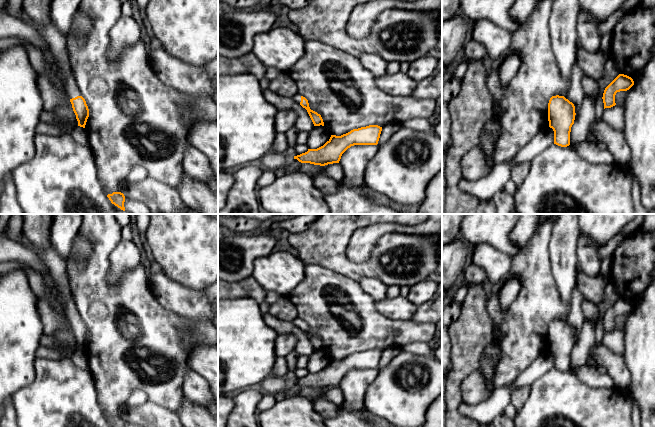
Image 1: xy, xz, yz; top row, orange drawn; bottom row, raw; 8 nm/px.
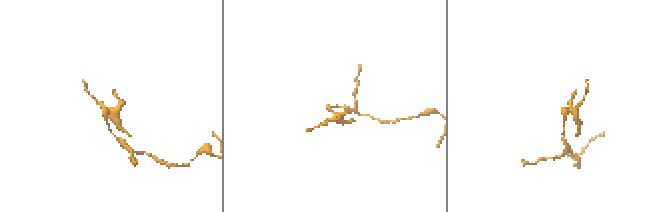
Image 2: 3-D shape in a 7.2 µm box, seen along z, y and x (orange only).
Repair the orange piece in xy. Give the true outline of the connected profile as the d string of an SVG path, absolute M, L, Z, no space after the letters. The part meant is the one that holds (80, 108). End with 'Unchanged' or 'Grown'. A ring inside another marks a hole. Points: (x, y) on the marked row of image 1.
M22 9L18 19L35 27L46 41L58 66L58 71L64 84L67 97L72 104L78 126L85 128L89 117L89 109L85 99L81 96L81 92L71 72L67 36L60 33L52 23L42 27L34 25L24 9Z. Grown

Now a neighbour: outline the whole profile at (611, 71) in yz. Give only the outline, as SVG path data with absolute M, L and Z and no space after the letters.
M607 58L603 76L597 81L600 90L597 96L597 100L595 102L596 121L602 119L602 113L604 110L604 103L602 97L603 97L604 90L619 74L620 74L619 70L614 60L611 58Z

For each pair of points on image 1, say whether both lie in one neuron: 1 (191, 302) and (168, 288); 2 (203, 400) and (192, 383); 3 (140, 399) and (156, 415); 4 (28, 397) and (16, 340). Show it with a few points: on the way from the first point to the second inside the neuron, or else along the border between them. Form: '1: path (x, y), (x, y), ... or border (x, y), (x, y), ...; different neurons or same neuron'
1: path (185, 302), (174, 294); same neuron
2: path (202, 396), (195, 387); same neuron
3: border (147, 399), (137, 406), (127, 405); different neurons
4: border (35, 364), (35, 377), (10, 398); different neurons

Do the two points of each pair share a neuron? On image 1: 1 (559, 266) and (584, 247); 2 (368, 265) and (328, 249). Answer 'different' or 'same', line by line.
1: different
2: same

